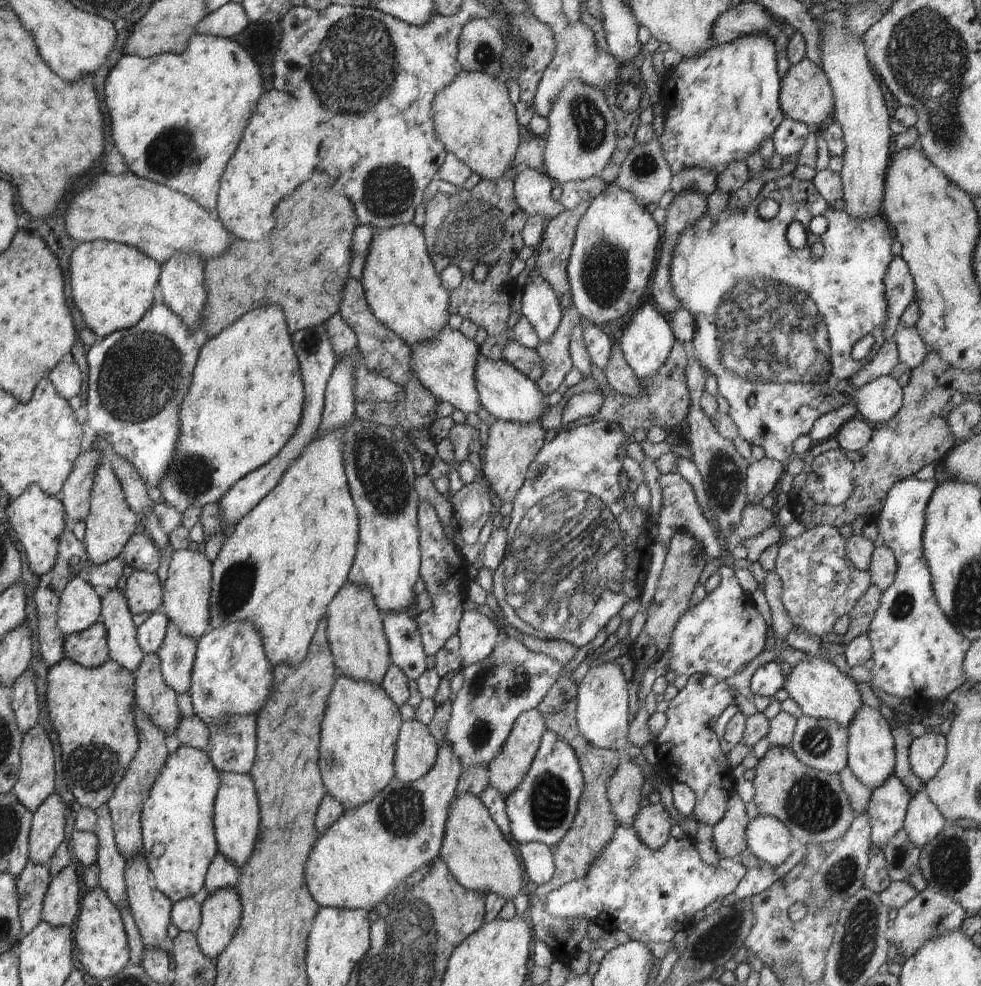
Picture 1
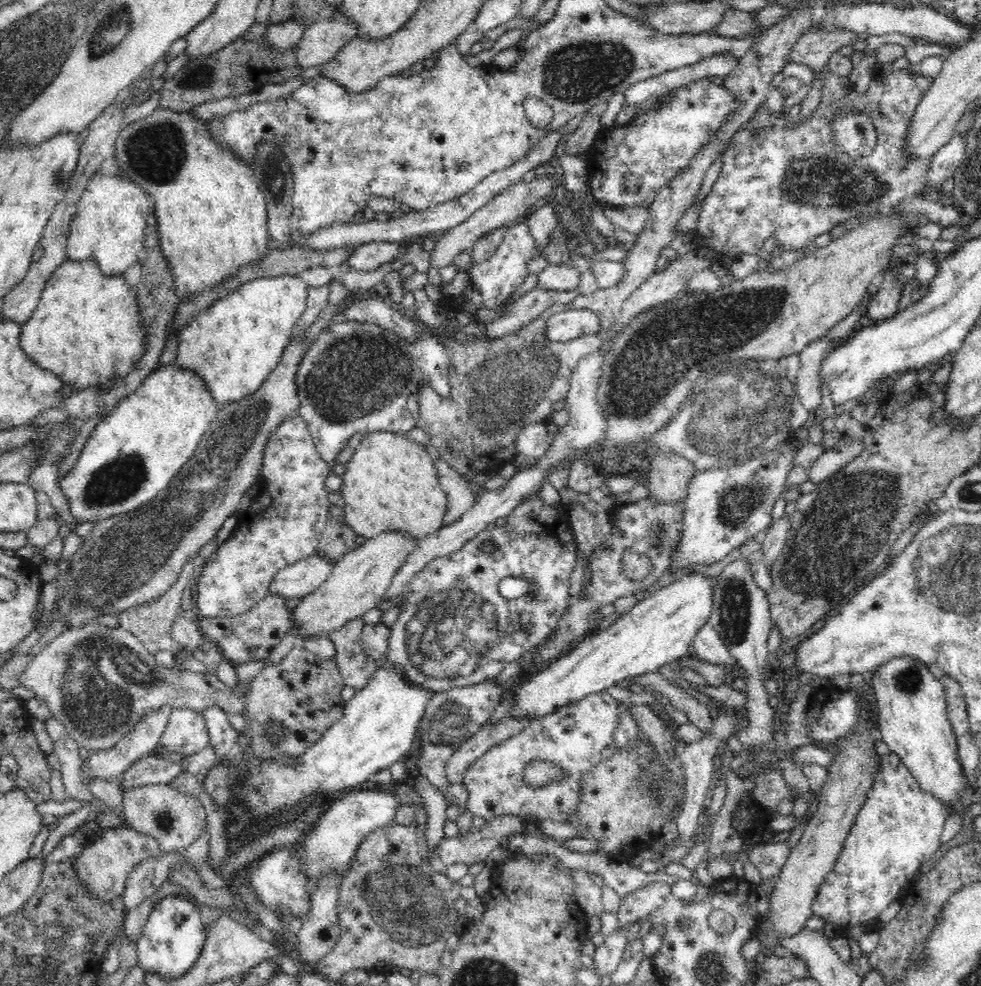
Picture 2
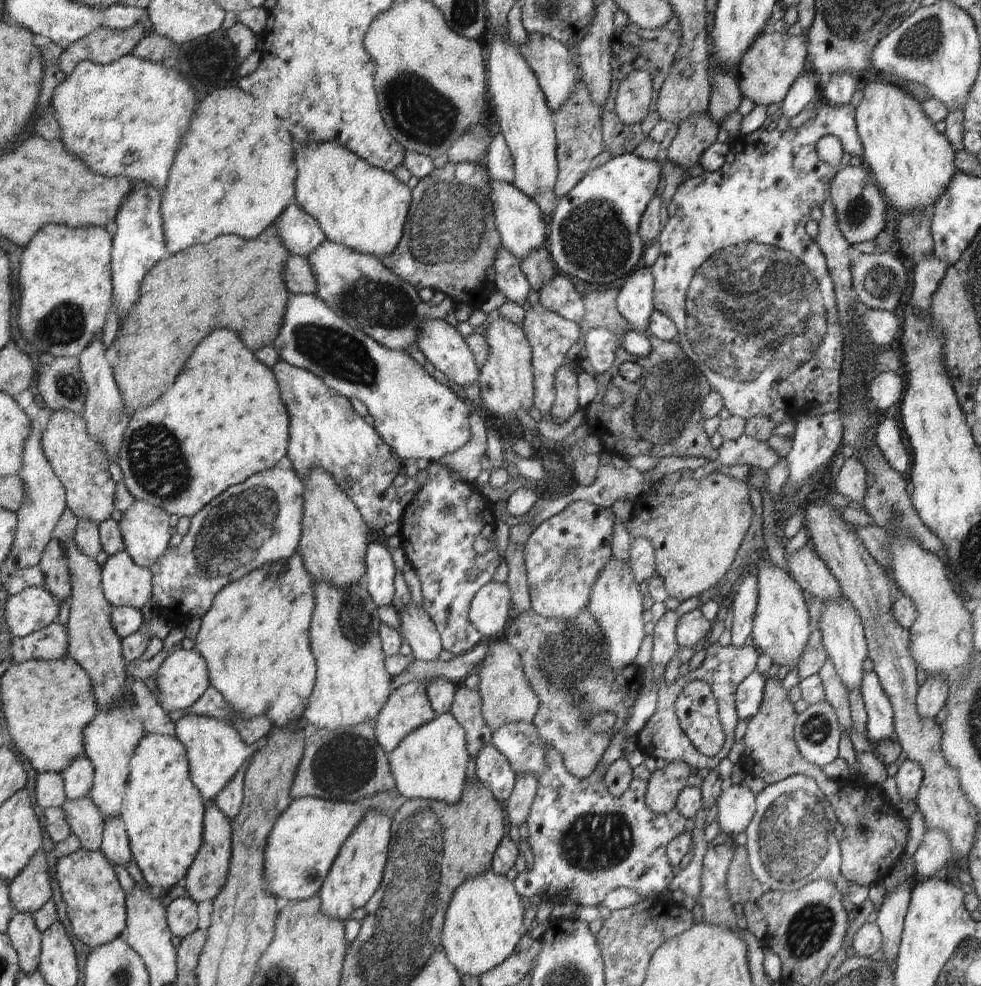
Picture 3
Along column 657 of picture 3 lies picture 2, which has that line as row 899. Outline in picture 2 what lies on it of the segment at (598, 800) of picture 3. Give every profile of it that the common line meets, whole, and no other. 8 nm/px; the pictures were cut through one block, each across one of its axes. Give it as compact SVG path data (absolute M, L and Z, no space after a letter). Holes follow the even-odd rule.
M896 753L881 756L872 790L857 813L834 868L818 889L813 915L839 926L839 936L846 935L849 928L878 919L880 912L900 897L901 886L940 848L940 834L951 812L920 786Z

